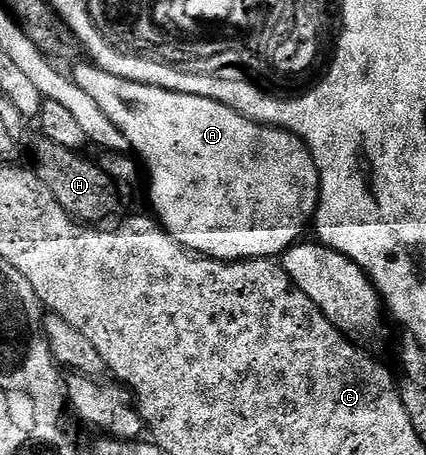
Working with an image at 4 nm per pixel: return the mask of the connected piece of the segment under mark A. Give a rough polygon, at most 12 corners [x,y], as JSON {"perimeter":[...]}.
{"perimeter":[[90,61],[73,78],[151,174],[182,247],[235,263],[304,238],[292,131]]}

